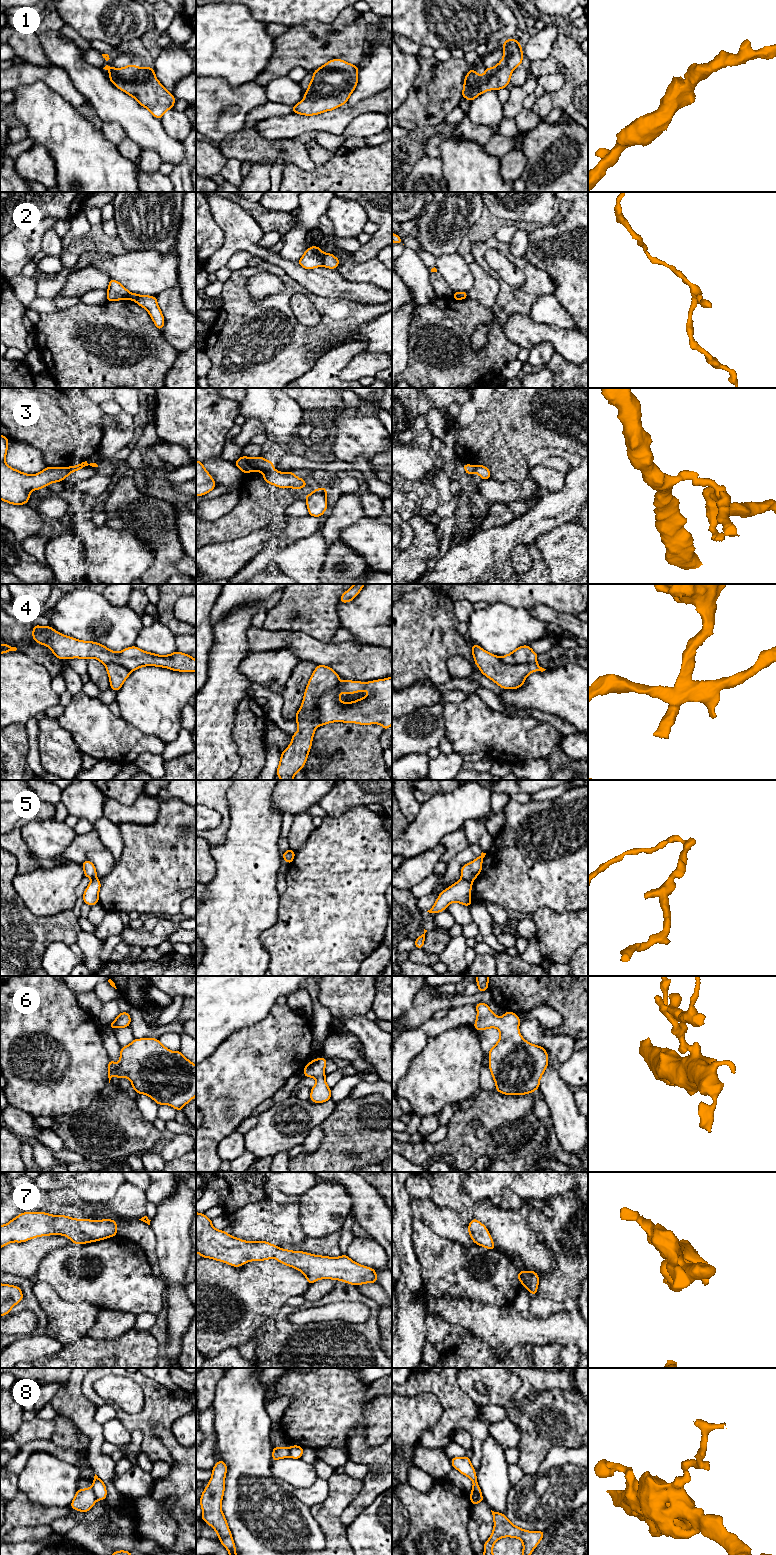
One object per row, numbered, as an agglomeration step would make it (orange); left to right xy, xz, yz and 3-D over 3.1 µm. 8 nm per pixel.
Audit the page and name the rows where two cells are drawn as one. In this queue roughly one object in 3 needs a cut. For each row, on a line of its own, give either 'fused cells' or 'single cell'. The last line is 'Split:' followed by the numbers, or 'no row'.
1: single cell
2: fused cells
3: fused cells
4: fused cells
5: fused cells
6: single cell
7: single cell
8: fused cells
Split: 2, 3, 4, 5, 8

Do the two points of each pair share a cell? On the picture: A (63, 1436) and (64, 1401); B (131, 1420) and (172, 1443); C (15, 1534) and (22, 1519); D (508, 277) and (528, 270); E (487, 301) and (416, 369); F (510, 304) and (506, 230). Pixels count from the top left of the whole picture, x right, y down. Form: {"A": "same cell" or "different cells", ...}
{"A": "different cells", "B": "different cells", "C": "different cells", "D": "different cells", "E": "different cells", "F": "different cells"}

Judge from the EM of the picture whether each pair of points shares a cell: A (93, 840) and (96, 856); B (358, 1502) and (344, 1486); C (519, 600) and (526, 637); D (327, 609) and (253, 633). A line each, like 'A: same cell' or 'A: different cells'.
A: different cells
B: different cells
C: different cells
D: different cells

